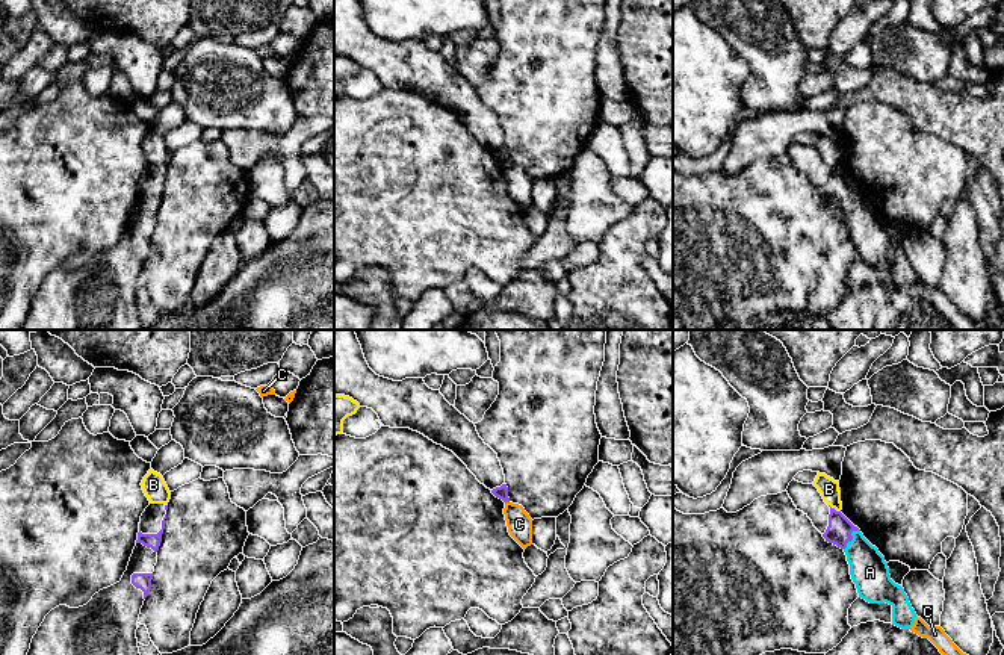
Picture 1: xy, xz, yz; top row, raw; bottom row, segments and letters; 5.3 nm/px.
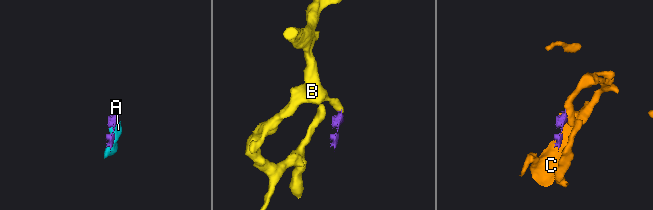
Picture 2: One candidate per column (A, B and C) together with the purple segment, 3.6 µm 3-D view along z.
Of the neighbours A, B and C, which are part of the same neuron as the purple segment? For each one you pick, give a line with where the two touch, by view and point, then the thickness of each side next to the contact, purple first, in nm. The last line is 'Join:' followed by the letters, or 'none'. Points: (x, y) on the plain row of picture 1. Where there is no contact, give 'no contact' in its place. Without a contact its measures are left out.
A: yz (852, 198) | 130/200 nm
Join: A

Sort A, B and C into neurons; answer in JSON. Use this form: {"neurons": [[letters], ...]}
{"neurons": [["A"], ["B"], ["C"]]}

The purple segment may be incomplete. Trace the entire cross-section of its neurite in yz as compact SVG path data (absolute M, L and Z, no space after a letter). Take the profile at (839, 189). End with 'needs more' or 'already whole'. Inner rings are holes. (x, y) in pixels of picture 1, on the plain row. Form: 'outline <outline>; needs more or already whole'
outline M792 141L786 153L797 171L812 182L826 203L845 213L859 259L869 265L889 265L892 268L892 286L910 290L916 274L904 250L891 241L888 224L878 210L841 172L829 168L813 145Z; needs more

